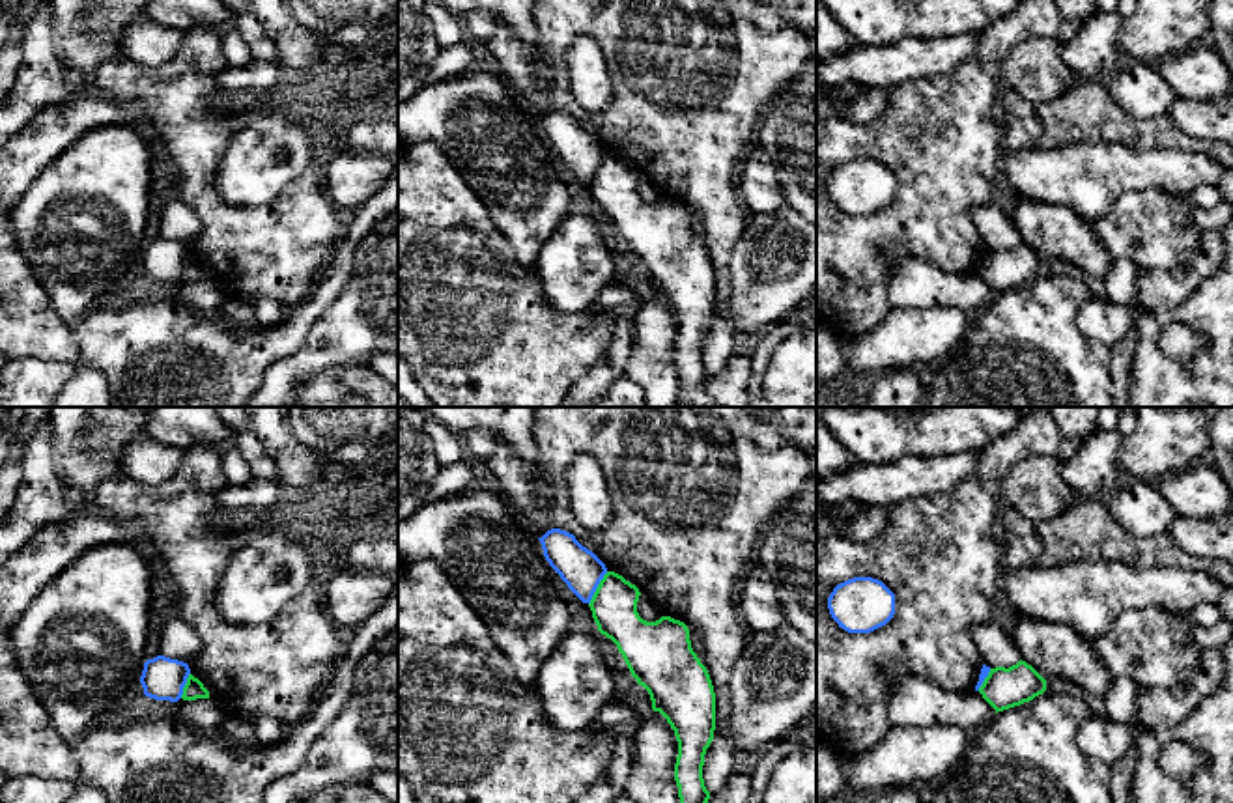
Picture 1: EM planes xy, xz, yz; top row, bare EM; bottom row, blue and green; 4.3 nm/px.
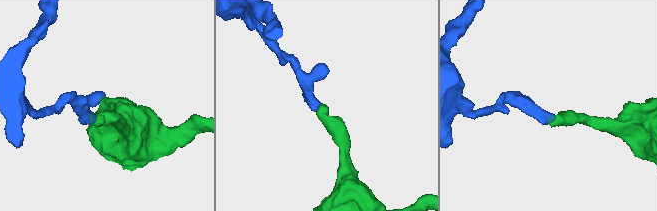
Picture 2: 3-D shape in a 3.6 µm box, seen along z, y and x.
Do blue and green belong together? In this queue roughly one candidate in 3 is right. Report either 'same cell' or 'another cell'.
another cell

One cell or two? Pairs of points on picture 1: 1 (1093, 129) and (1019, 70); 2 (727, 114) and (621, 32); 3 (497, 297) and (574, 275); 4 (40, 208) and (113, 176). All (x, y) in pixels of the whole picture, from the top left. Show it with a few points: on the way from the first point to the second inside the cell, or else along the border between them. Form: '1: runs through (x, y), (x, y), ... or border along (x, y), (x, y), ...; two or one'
1: border along (1080, 81), (1035, 105); two
2: runs through (701, 88), (647, 34); one
3: border along (533, 267), (553, 309), (578, 310); two
4: runs through (58, 197), (94, 193); one

